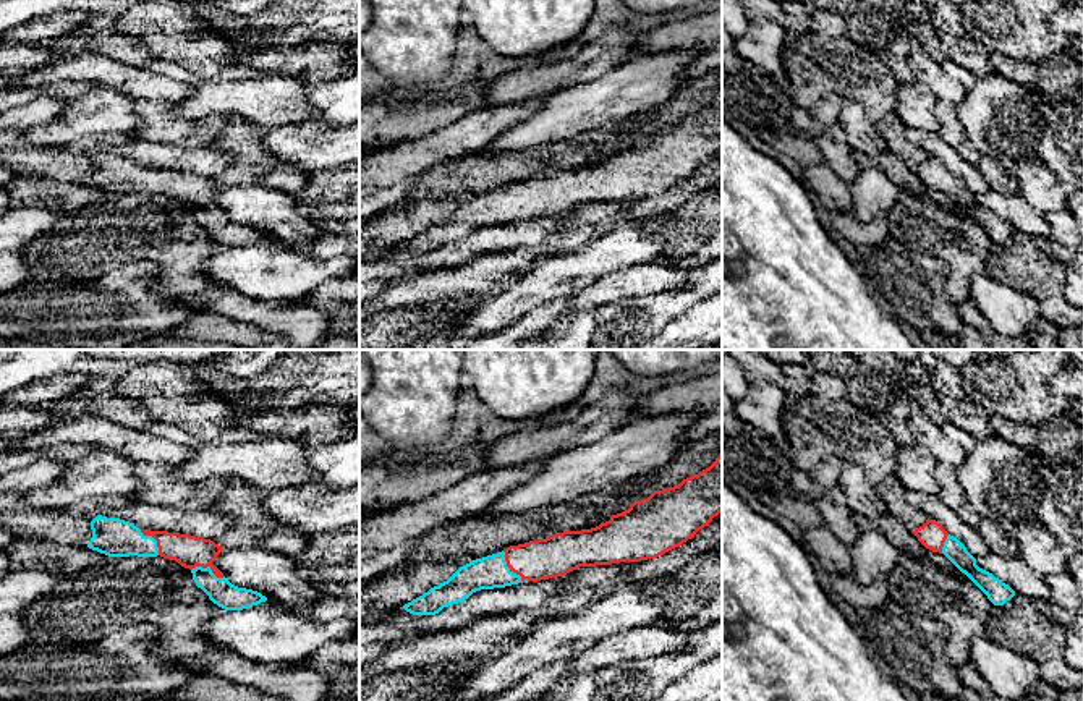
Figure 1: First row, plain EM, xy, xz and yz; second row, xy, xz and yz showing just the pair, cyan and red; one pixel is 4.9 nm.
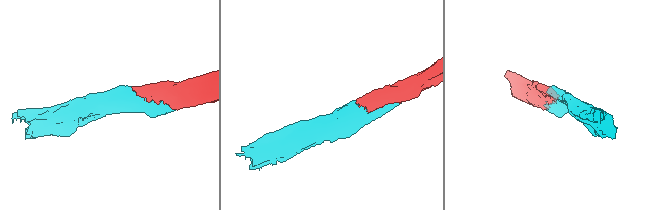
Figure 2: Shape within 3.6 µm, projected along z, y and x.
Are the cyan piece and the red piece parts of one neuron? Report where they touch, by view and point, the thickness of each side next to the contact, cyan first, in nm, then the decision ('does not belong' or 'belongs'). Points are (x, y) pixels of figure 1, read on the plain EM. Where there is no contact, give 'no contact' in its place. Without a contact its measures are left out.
xz (509, 206) | 160/200 nm | belongs

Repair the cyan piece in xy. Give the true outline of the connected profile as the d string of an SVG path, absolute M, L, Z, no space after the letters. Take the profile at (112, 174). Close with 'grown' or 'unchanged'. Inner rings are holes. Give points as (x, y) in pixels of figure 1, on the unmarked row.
M97 152L91 159L87 185L108 194L164 194L189 206L193 217L209 236L225 248L243 248L267 235L231 222L212 201L225 183L189 172L139 167L130 159Z | grown

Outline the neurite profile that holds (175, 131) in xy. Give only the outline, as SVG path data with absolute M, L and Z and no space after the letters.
M159 100L138 102L134 112L142 123L133 136L181 149L210 144L230 121L217 115L186 121L175 115L175 105Z

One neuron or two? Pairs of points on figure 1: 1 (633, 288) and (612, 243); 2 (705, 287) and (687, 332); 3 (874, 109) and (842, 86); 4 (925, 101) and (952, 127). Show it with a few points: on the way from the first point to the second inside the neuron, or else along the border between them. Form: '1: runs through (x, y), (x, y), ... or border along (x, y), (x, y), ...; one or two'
1: border along (651, 263), (615, 269), (590, 284); two
2: border along (705, 298), (666, 326); two
3: runs through (874, 94), (874, 86), (862, 73), (852, 73); one
4: border along (939, 101), (934, 109), (936, 130); two

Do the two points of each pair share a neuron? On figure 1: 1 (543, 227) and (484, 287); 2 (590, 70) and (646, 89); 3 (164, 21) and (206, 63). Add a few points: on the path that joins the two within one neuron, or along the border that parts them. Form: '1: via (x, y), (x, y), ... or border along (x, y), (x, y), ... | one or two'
1: border along (541, 243), (486, 256) | two
2: border along (635, 57), (614, 65), (591, 80), (565, 88) | two
3: via (174, 31), (196, 54) | one

